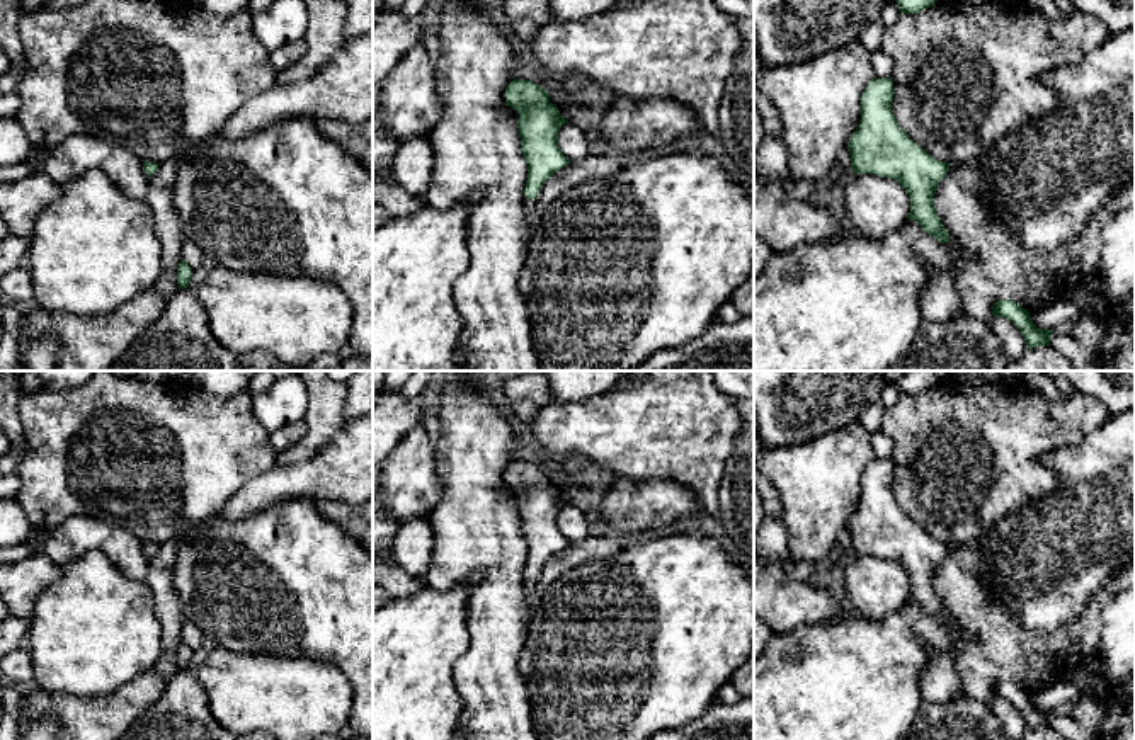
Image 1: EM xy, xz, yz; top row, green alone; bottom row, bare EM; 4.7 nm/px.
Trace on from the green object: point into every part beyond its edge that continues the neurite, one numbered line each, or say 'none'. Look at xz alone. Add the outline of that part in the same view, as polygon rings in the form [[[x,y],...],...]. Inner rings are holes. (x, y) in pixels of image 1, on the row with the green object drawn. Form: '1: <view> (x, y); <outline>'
1: xz (533, 215); [[[534,199],[526,201],[524,214],[526,214],[528,230],[533,235],[541,223],[541,211],[539,211],[538,204],[534,202]]]

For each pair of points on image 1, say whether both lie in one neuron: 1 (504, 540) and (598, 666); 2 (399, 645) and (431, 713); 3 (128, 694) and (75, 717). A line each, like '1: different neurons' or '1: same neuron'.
1: different neurons
2: same neuron
3: same neuron

